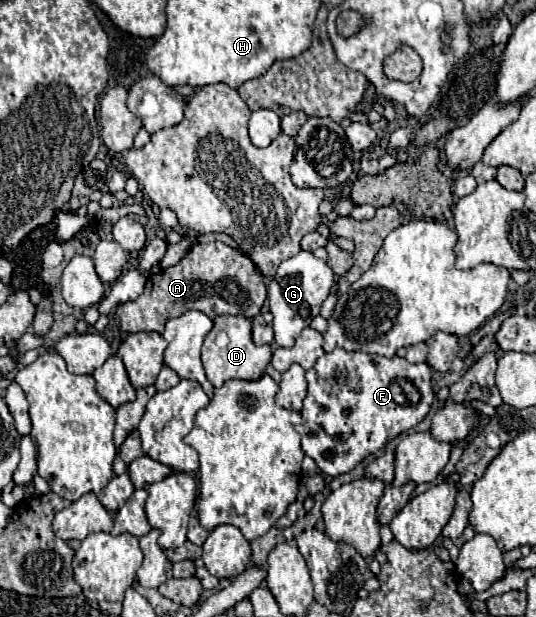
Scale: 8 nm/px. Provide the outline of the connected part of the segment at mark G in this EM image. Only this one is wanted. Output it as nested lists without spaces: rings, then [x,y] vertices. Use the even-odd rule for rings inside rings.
[[[300,250],[296,256],[284,260],[278,266],[276,276],[268,284],[268,302],[270,312],[274,316],[274,338],[276,346],[290,348],[294,346],[294,338],[310,326],[310,322],[320,314],[322,302],[328,298],[334,284],[334,272],[326,260],[316,258],[312,252]]]

